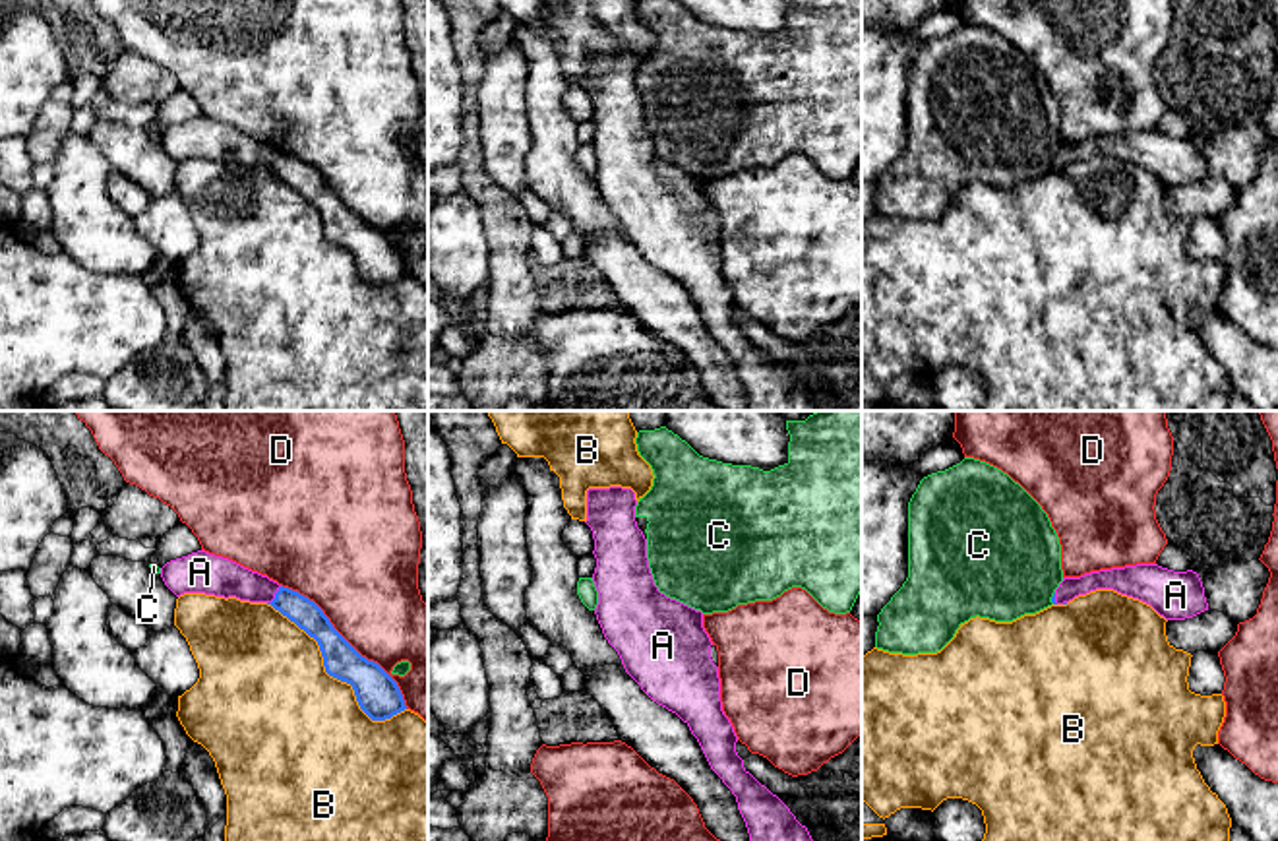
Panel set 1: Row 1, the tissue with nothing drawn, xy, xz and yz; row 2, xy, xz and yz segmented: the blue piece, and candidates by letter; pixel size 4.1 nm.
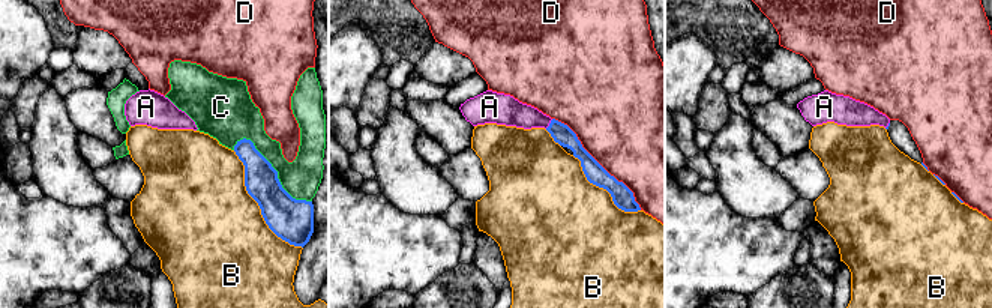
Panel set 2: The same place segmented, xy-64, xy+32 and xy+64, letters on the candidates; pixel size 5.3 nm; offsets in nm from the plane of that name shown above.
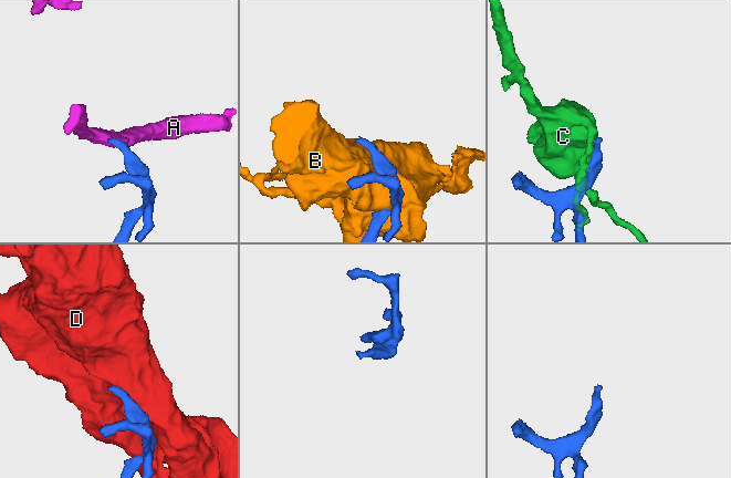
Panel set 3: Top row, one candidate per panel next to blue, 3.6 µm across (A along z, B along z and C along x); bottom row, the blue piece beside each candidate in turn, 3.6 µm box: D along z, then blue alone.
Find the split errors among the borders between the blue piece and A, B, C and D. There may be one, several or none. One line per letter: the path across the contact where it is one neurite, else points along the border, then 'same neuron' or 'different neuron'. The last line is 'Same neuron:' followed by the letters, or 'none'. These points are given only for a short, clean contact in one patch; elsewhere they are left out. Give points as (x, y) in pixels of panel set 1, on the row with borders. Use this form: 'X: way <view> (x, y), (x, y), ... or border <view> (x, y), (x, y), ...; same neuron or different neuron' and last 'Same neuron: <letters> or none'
A: way xy (306, 615), (275, 595), (219, 576); same neuron
B: different neuron
C: different neuron
D: different neuron
Same neuron: A

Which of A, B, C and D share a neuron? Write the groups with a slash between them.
A / B / C / D

